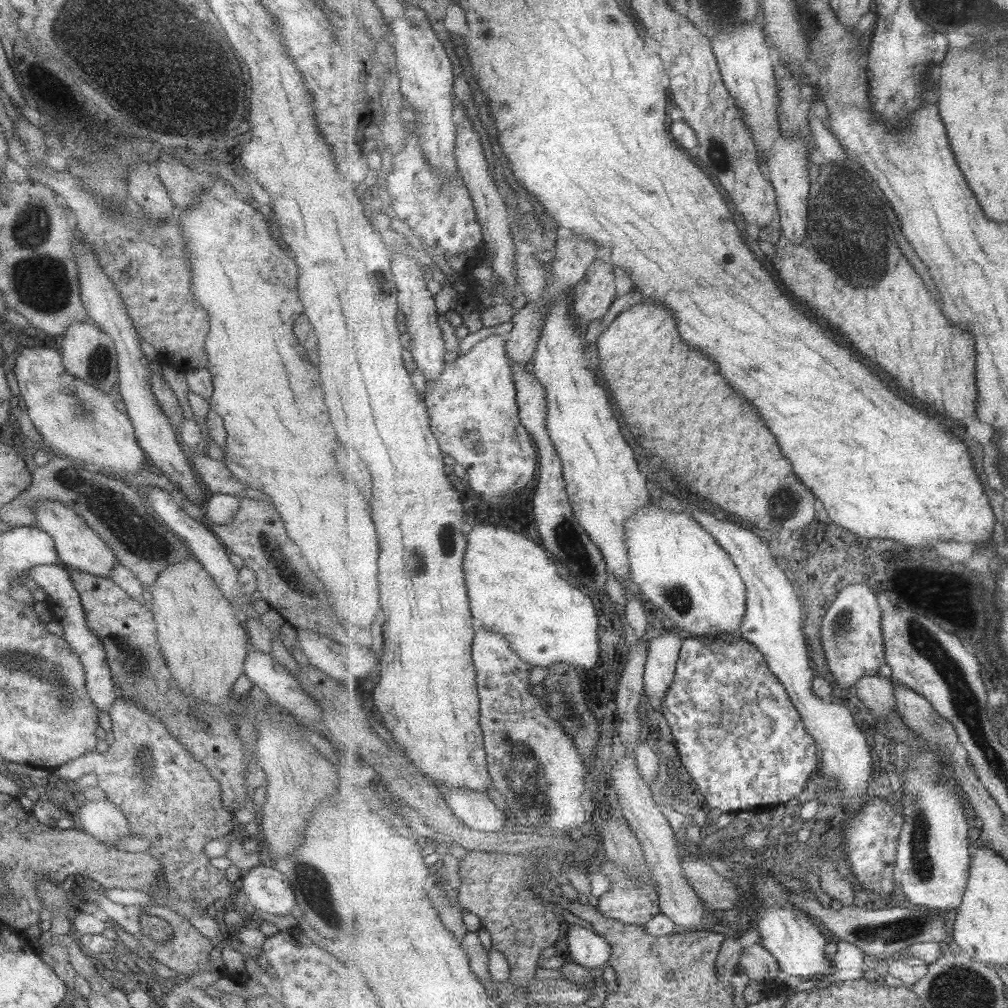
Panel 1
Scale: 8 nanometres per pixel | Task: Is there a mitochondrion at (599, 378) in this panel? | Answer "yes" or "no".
no

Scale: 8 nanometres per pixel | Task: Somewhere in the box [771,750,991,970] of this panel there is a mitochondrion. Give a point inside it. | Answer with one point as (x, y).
(922, 864)

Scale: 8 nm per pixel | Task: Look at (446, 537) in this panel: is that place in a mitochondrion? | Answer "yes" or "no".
yes

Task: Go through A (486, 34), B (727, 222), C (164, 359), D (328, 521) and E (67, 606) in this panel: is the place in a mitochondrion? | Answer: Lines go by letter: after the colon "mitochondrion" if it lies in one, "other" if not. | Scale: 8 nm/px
A: other
B: other
C: other
D: other
E: other

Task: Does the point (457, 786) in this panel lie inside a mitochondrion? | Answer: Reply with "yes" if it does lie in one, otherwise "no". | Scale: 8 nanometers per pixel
no

